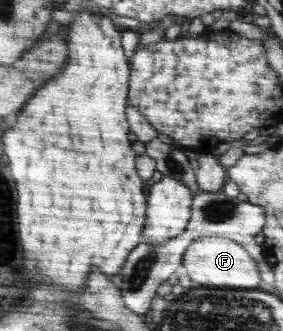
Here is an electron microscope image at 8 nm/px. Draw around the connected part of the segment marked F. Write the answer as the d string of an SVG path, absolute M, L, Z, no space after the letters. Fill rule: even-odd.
M199 237L194 239L183 254L181 265L189 279L195 283L191 289L198 289L202 285L231 285L231 287L245 287L253 289L259 285L259 269L251 255L235 242L227 237Z

